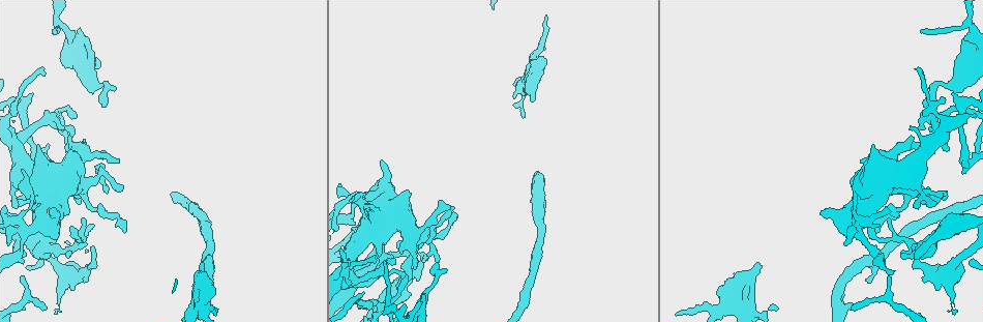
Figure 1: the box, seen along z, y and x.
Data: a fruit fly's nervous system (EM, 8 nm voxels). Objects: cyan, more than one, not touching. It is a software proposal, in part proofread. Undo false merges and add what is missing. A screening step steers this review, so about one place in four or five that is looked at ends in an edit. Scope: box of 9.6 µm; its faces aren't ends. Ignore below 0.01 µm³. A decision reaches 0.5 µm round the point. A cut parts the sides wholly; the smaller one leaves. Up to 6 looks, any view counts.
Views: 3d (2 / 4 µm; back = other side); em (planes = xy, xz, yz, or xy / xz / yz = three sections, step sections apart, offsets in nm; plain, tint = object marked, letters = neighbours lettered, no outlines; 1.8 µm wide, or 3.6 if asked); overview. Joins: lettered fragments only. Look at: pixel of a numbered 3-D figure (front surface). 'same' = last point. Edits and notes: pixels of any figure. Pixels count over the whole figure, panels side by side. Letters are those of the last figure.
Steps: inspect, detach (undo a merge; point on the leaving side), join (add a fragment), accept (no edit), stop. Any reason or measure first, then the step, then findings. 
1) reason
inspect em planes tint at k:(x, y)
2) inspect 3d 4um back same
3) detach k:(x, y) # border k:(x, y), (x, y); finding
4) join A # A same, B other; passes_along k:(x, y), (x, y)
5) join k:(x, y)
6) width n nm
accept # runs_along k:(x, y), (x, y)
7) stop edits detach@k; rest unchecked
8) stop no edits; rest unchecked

calibre changes
inspect em planes letters at 1:(930, 270)

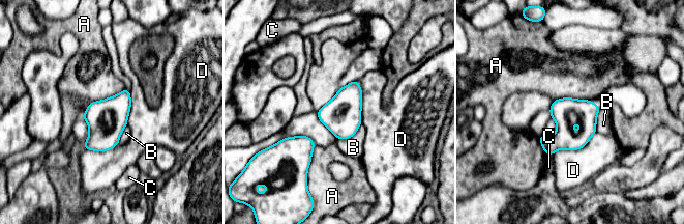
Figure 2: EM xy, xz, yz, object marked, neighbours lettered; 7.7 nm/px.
width 300 nm
accept # A other, B other, C other, D other; continuous, no second neuron

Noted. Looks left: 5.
sudden change in width
inspect em 3.6um planes letters at 1:(896, 171)

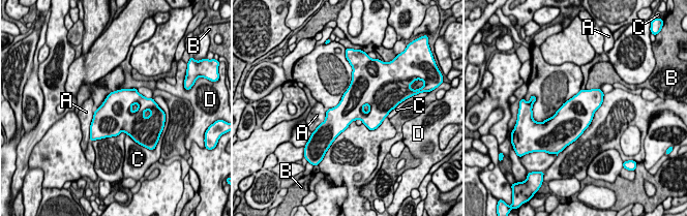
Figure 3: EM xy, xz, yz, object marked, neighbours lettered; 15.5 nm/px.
width 480 nm
accept # A other, B other, C other, D other; continuous, no second neuron

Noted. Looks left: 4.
free end
inspect 3d 2um at 1:(534, 99)

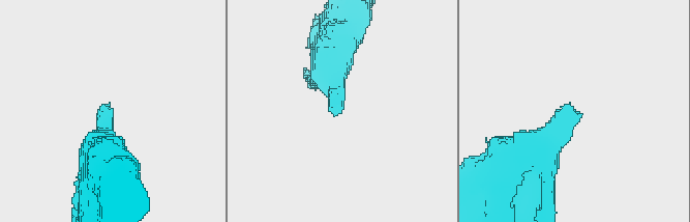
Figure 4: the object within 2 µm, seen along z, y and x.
need the tissue
inspect em planes letters at 4:(109, 104)

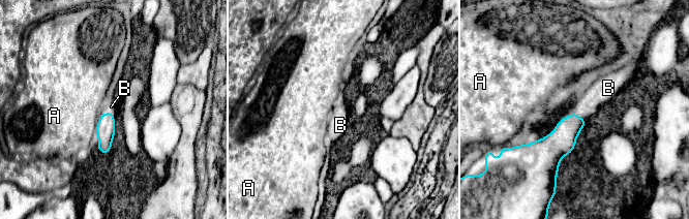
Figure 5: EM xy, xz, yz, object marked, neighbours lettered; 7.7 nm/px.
join B # A other, B same; passes_along 5:(561, 142), (574, 113), (595, 102); it goes on there

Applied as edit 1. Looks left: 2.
stop edits join@5; rest unchecked

